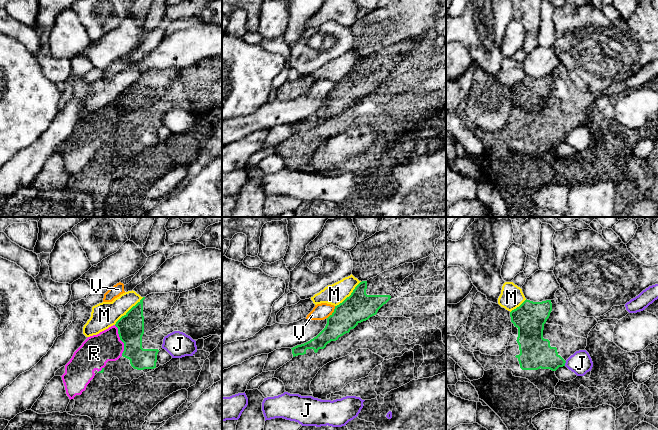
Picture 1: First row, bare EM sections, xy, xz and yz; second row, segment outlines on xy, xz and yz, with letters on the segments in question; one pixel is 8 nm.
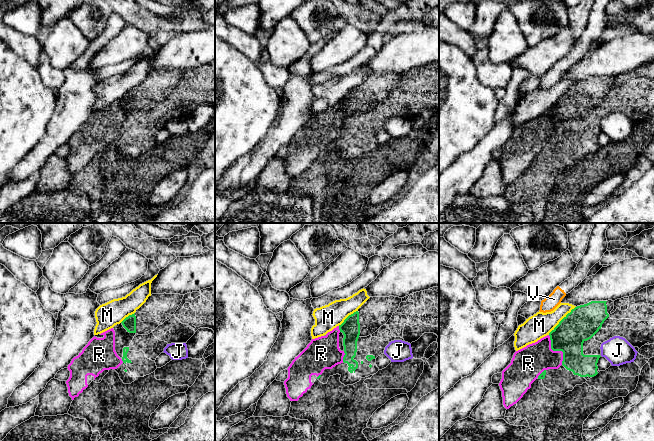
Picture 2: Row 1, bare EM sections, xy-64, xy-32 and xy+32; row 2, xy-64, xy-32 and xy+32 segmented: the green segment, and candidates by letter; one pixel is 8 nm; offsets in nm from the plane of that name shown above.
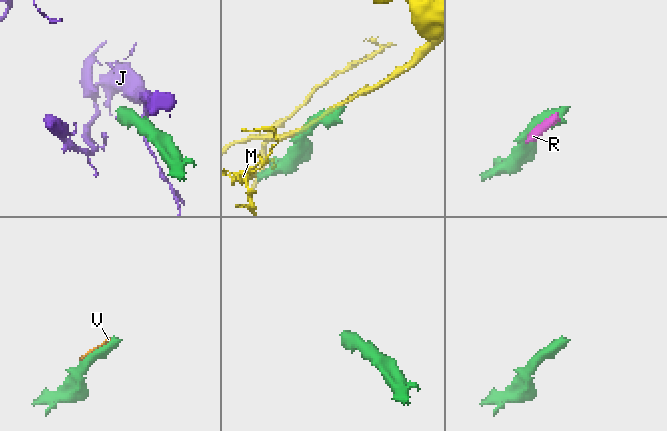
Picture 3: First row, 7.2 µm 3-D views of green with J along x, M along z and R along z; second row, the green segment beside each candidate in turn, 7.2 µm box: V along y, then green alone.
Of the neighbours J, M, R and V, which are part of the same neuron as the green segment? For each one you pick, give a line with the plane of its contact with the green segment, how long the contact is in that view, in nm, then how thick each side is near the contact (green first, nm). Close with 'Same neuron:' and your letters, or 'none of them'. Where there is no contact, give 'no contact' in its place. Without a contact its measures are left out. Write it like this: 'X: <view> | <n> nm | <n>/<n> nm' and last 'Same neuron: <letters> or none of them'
Same neuron: none of them

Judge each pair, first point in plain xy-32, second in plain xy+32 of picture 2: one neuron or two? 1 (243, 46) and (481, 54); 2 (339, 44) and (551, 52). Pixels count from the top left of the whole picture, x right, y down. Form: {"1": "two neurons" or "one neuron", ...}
{"1": "two neurons", "2": "one neuron"}

